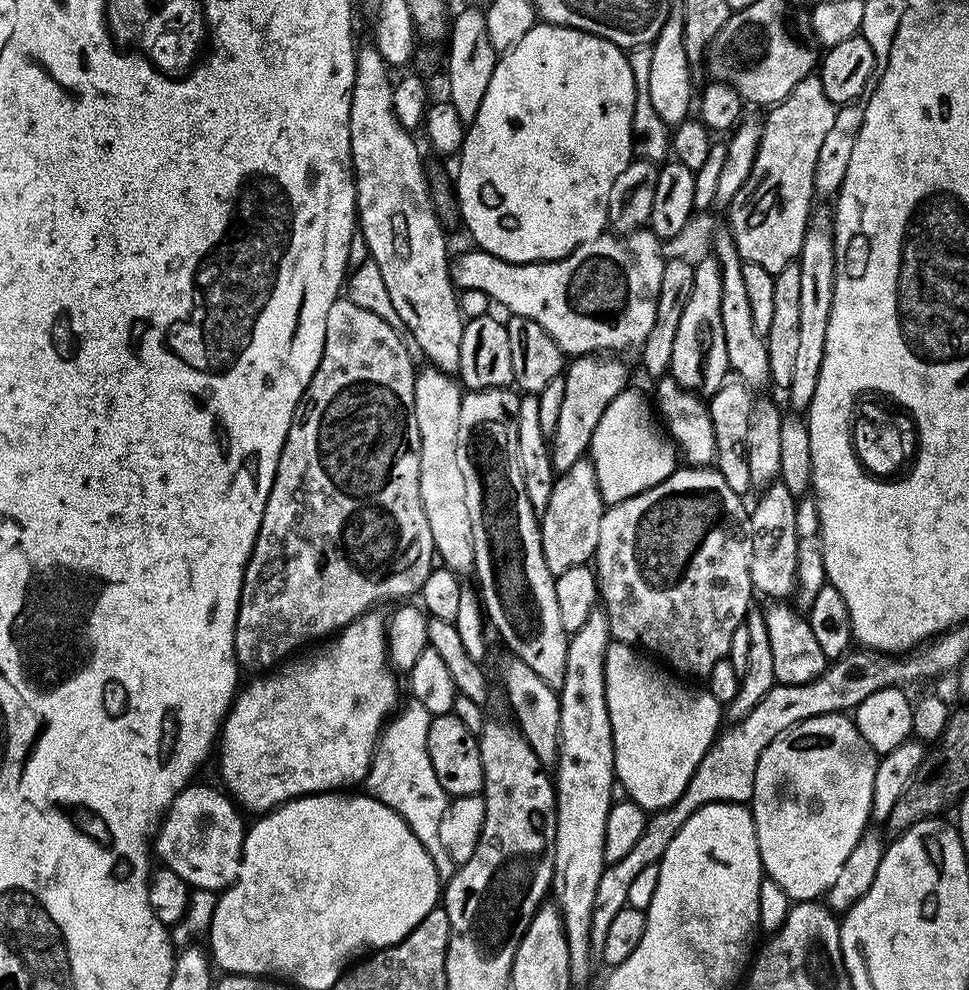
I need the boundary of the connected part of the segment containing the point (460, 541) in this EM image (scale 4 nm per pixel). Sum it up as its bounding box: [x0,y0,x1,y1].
[414,366,474,574]

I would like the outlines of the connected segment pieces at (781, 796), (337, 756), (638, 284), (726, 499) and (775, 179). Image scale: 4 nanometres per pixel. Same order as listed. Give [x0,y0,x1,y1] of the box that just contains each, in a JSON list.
[[750,712,877,902],[218,610,401,814],[448,230,666,358],[594,466,754,678],[726,74,837,274]]

